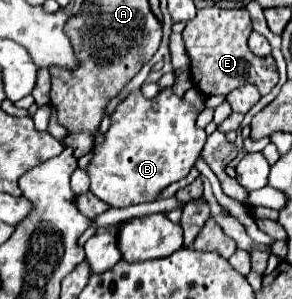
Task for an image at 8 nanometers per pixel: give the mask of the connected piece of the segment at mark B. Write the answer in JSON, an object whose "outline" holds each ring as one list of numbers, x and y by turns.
{"outline":[[162,89,154,99,144,99,140,91,130,93,112,113,112,125,104,143,94,147,94,159,88,167,90,191,110,207,130,207,136,203,154,201,166,185,186,177,200,155,206,143,206,133,196,127,196,117,198,111,194,111,194,107,182,97,176,97,172,89]]}

